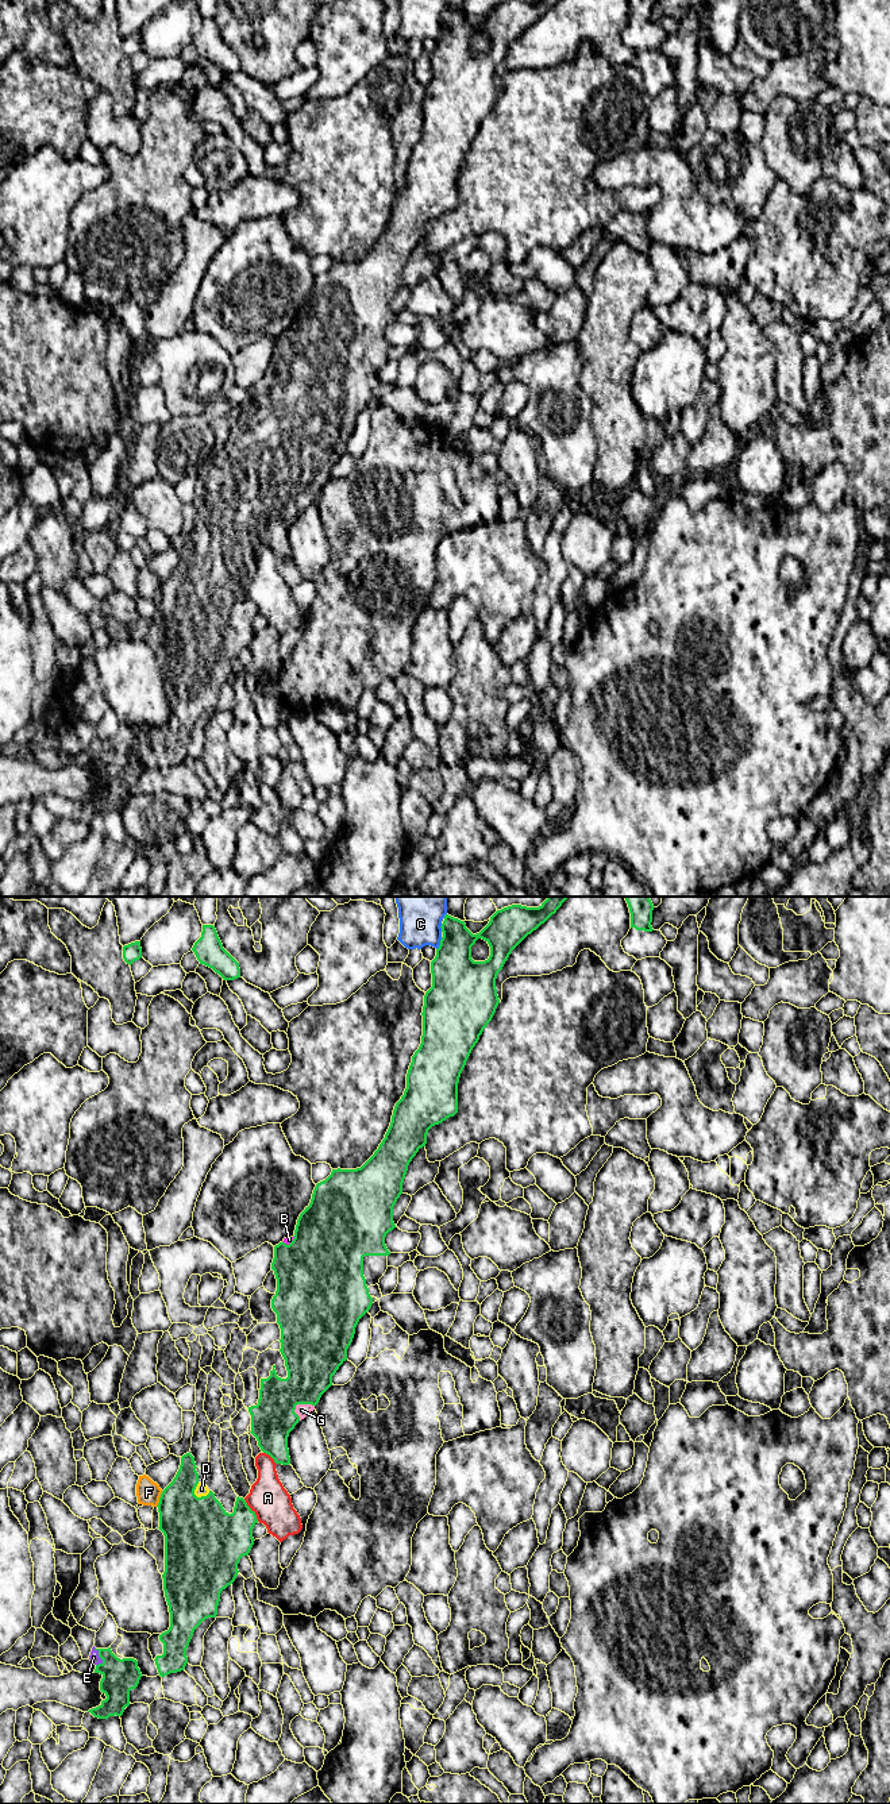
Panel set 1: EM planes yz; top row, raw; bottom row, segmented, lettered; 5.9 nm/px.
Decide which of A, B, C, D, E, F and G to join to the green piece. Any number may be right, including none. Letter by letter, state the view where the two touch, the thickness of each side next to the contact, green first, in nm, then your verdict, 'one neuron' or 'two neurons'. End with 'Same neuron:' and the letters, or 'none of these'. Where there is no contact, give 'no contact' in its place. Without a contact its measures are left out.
A: yz | 320/240 nm | two neurons
B: yz | 500/40 nm | one neuron
C: yz | 320/240 nm | two neurons
D: yz | 440/80 nm | one neuron
E: yz | 200/60 nm | one neuron
F: yz | 360/140 nm | two neurons
G: yz | 300/80 nm | one neuron
Same neuron: B, D, E, G

